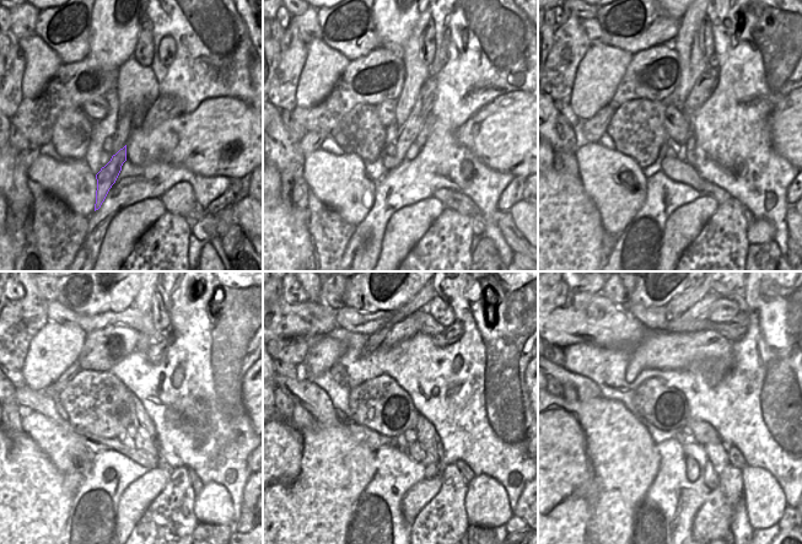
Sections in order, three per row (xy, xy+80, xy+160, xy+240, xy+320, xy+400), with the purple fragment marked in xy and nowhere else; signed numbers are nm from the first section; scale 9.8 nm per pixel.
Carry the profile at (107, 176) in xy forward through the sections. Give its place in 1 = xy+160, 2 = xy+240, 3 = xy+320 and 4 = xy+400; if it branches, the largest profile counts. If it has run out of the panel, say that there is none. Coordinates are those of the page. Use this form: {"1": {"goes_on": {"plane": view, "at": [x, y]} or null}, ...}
{"1": {"goes_on": {"plane": "xy+160", "at": [704, 86]}}, "2": {"goes_on": {"plane": "xy+240", "at": [155, 351]}}, "3": {"goes_on": {"plane": "xy+320", "at": [453, 333]}}, "4": {"goes_on": {"plane": "xy+400", "at": [741, 322]}}}

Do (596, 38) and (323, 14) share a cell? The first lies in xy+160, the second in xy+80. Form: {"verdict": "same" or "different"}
{"verdict": "different"}

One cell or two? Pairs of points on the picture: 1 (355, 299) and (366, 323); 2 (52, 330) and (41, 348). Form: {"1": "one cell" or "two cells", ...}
{"1": "two cells", "2": "one cell"}

